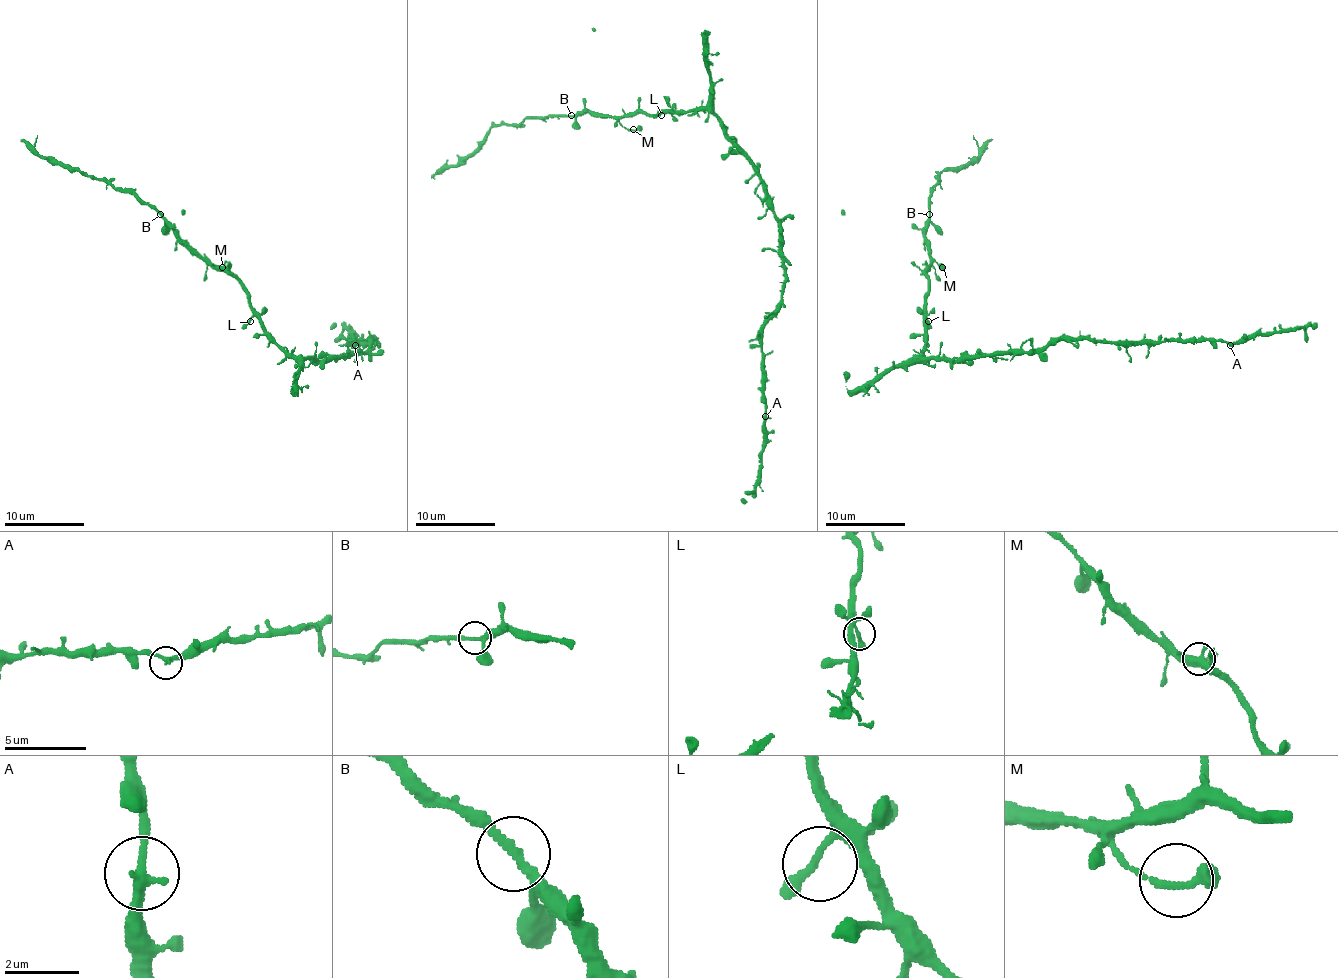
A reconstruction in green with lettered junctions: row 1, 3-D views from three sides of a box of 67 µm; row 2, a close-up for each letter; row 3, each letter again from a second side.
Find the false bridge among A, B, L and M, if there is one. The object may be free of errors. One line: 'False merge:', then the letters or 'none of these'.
False merge: none of these

